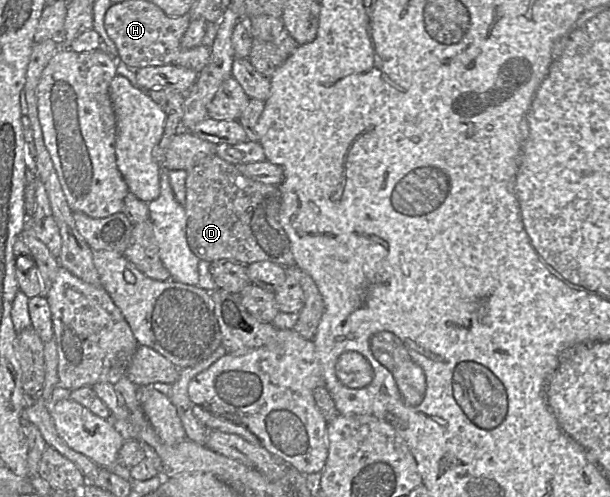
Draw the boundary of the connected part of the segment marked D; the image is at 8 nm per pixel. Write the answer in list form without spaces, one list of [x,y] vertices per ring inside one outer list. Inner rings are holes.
[[[211,156],[187,170],[185,187],[186,238],[201,261],[226,260],[244,265],[267,261],[295,266],[289,237],[280,223],[279,185],[254,181],[244,176],[235,164]]]

